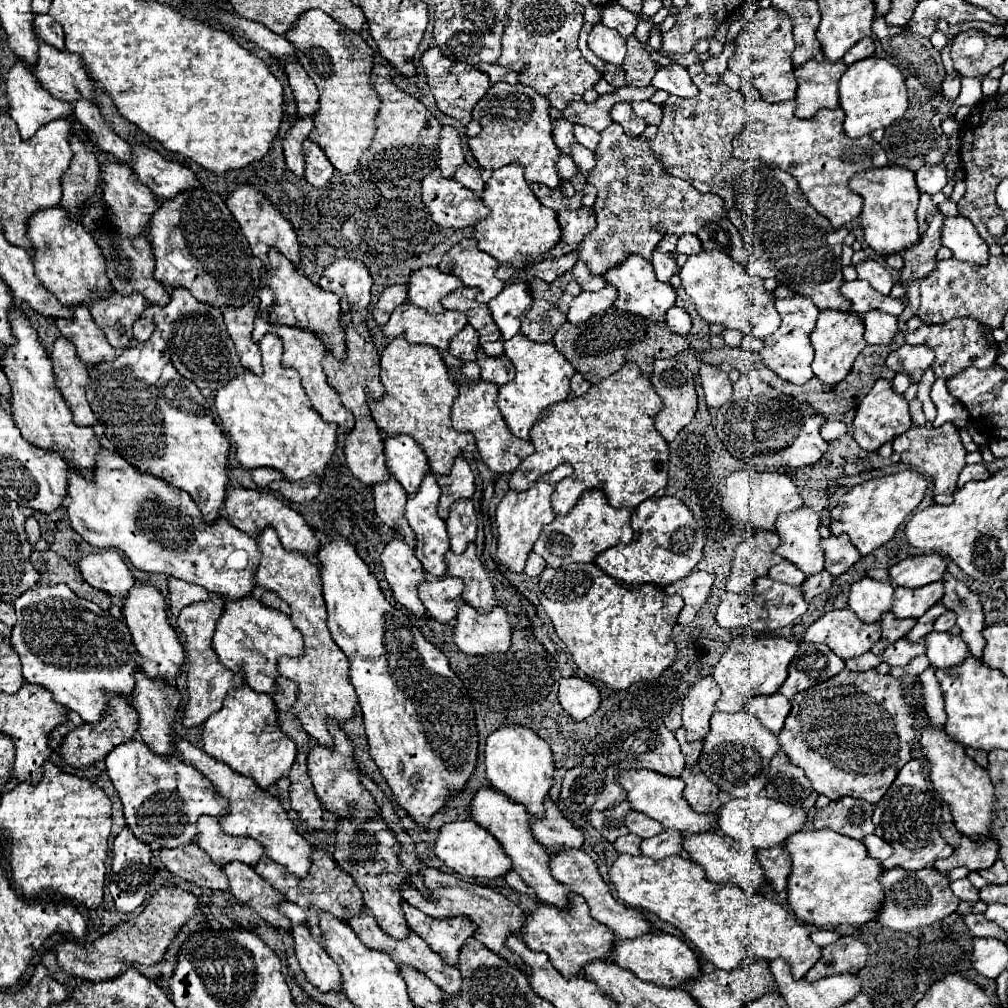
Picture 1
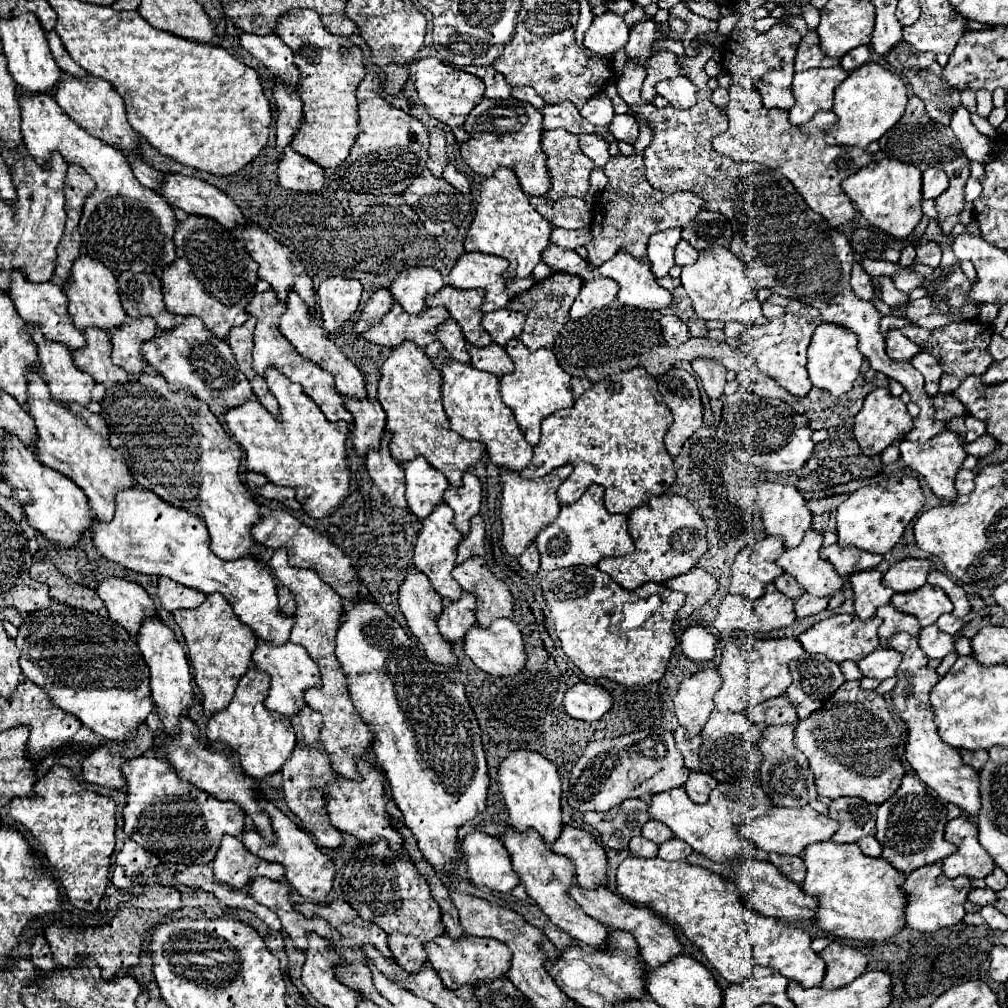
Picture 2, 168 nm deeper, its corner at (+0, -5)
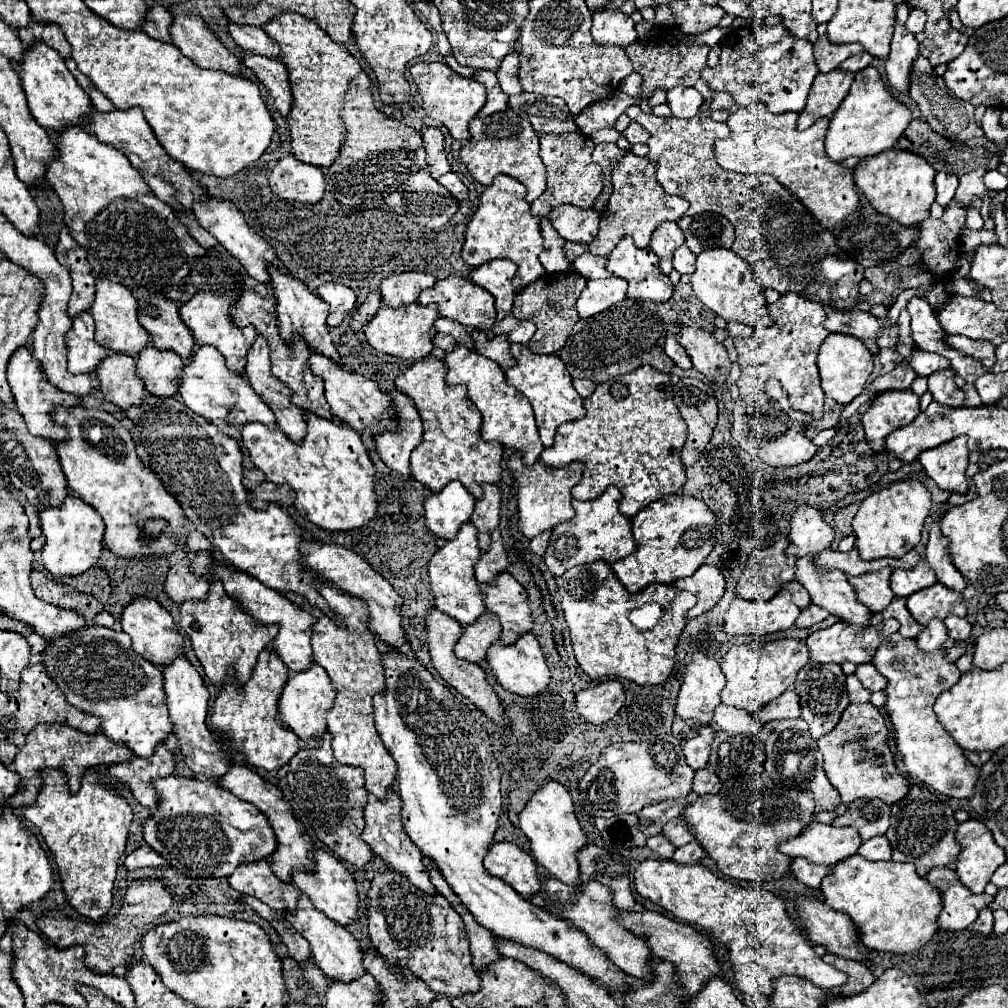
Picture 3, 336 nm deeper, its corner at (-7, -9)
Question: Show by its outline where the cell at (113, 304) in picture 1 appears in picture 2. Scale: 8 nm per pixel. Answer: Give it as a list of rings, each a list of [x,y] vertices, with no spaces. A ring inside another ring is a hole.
[[[131,318],[125,326],[111,332],[113,342],[113,364],[125,368],[129,374],[143,374],[147,360],[141,352],[141,344],[157,336],[155,320]]]

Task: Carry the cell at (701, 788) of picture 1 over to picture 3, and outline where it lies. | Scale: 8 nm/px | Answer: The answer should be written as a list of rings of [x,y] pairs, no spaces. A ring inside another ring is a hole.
[[[702,770],[702,772],[696,772],[694,776],[694,792],[696,794],[718,794],[722,788],[720,784],[720,778],[714,776],[714,772],[708,772],[708,770]]]

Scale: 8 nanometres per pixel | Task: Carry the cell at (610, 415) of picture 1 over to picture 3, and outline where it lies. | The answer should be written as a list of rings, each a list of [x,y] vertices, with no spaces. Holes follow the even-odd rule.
[[[642,366],[630,374],[616,376],[610,382],[598,384],[594,394],[584,400],[584,408],[586,416],[558,426],[554,444],[550,448],[544,448],[540,454],[540,464],[544,468],[564,468],[574,460],[584,462],[582,480],[572,488],[572,496],[576,500],[594,500],[612,484],[622,492],[620,512],[632,518],[650,502],[668,494],[678,494],[682,490],[686,474],[684,464],[680,462],[680,448],[686,440],[686,422],[672,402],[672,386],[668,374],[658,372],[650,366]]]

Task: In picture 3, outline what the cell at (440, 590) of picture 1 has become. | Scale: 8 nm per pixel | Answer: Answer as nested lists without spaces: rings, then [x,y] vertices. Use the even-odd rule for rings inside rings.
[[[484,612],[472,624],[462,628],[462,636],[456,642],[454,652],[462,660],[480,664],[484,662],[486,648],[494,644],[498,638],[500,638],[498,616],[494,616],[492,612]]]

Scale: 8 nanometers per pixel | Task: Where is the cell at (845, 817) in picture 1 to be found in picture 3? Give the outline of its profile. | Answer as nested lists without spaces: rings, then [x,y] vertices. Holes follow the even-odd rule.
[[[854,800],[842,816],[836,816],[834,826],[854,826],[862,842],[882,836],[890,826],[890,806],[882,800]]]

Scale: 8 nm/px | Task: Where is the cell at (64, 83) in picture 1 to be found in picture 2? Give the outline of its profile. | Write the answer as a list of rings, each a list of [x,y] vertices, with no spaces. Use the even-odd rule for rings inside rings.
[[[87,73],[83,80],[75,80],[69,74],[61,74],[61,82],[59,88],[55,90],[55,100],[57,104],[63,108],[63,112],[77,122],[83,130],[87,130],[91,136],[103,140],[105,144],[111,144],[123,152],[131,152],[135,156],[139,156],[139,144],[141,144],[141,136],[131,128],[127,114],[125,114],[125,102],[123,98],[113,90],[113,86],[103,80],[103,78],[95,78]]]

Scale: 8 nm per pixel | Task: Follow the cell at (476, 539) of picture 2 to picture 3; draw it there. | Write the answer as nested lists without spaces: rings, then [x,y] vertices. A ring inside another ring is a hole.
[[[494,530],[488,552],[484,552],[480,556],[480,560],[474,564],[474,576],[476,576],[478,582],[492,584],[494,578],[496,578],[496,574],[504,572],[506,566],[508,566],[508,560],[506,560],[506,554],[504,554],[500,532]]]

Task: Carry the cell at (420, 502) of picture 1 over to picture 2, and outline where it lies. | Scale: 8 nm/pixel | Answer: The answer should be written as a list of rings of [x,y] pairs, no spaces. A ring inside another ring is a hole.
[[[439,504],[431,516],[427,516],[423,522],[423,528],[421,528],[421,534],[417,538],[417,546],[415,546],[415,568],[419,572],[423,572],[433,590],[443,596],[443,600],[449,600],[449,602],[455,602],[459,600],[459,596],[463,594],[463,588],[453,580],[451,576],[451,570],[455,568],[455,556],[457,556],[457,546],[461,544],[463,536],[457,532],[457,528],[453,526],[453,510],[447,506],[447,504]]]

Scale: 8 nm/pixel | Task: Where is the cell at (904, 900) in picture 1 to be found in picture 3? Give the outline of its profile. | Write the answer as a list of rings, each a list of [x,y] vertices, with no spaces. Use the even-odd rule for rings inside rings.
[[[948,866],[932,868],[926,880],[938,888],[942,896],[942,912],[938,916],[938,926],[942,930],[966,930],[976,920],[978,912],[992,902],[988,894],[970,892]]]

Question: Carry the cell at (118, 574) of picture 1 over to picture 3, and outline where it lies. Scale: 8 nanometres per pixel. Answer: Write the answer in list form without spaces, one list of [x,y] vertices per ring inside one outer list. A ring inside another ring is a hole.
[[[136,596],[128,606],[124,606],[124,610],[120,614],[120,626],[122,626],[122,630],[126,630],[126,634],[130,634],[132,648],[138,654],[142,654],[146,660],[150,660],[152,664],[164,666],[166,662],[170,662],[172,658],[182,654],[184,638],[176,630],[168,610],[162,608],[156,600],[150,600],[150,598],[144,598],[144,596]]]

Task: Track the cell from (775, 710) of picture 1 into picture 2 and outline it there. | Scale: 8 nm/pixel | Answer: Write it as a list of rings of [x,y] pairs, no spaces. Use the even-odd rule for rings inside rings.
[[[777,696],[771,700],[765,700],[763,704],[757,704],[755,708],[747,710],[747,716],[757,726],[773,726],[773,724],[795,724],[799,722],[795,706],[787,700],[787,696]]]

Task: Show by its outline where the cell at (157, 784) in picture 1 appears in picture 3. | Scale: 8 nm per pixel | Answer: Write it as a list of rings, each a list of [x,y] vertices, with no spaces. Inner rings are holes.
[[[168,776],[168,778],[156,778],[152,784],[158,794],[158,806],[156,812],[144,822],[142,838],[150,848],[154,848],[160,856],[164,856],[170,862],[170,866],[174,866],[182,874],[192,878],[230,876],[236,864],[262,860],[274,852],[276,836],[268,824],[268,818],[256,806],[242,802],[228,790],[216,786],[212,780]]]

